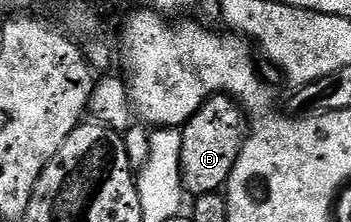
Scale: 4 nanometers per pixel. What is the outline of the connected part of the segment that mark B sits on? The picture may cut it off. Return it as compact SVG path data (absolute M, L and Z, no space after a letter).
M215 95L192 115L185 125L181 126L182 142L180 143L180 171L182 188L194 197L203 197L208 193L219 192L236 167L238 153L246 141L248 121L242 118L243 110L231 98Z

